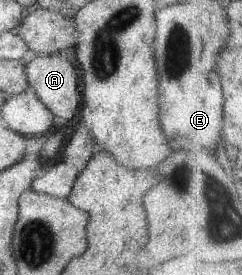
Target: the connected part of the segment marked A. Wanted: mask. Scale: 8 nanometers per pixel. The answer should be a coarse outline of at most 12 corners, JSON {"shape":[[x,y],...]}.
{"shape":[[38,55],[24,68],[36,98],[61,120],[82,95],[74,61]]}

